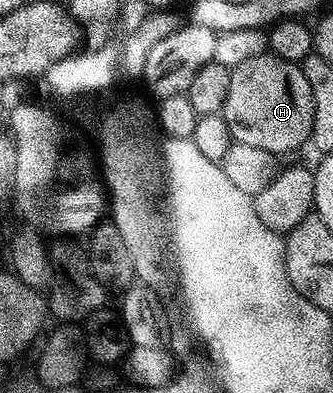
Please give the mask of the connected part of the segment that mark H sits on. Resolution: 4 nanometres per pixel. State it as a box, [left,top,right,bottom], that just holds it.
[222,53,314,157]

